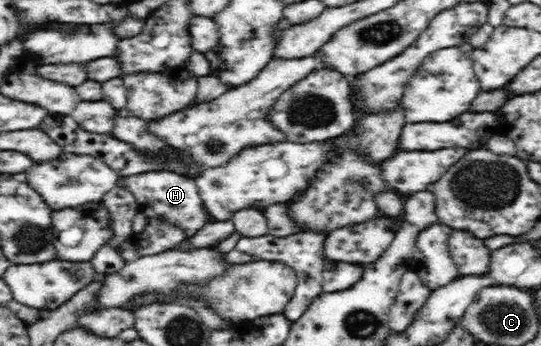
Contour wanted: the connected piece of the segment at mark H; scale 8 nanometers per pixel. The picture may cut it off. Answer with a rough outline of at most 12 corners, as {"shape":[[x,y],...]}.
{"shape":[[123,177],[139,210],[192,236],[210,215],[192,177]]}

